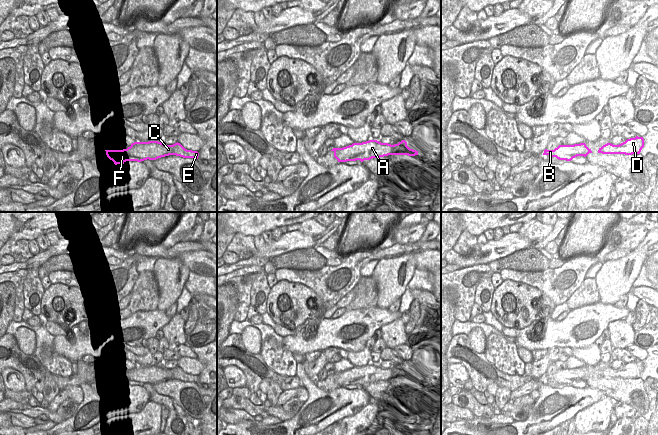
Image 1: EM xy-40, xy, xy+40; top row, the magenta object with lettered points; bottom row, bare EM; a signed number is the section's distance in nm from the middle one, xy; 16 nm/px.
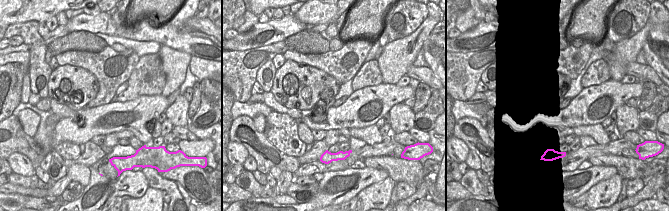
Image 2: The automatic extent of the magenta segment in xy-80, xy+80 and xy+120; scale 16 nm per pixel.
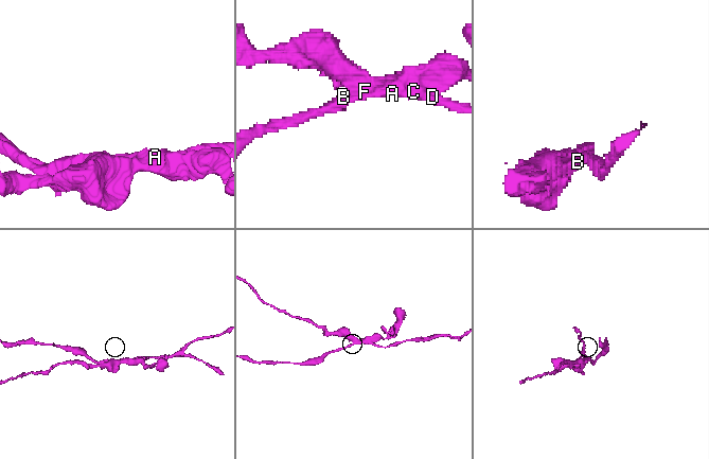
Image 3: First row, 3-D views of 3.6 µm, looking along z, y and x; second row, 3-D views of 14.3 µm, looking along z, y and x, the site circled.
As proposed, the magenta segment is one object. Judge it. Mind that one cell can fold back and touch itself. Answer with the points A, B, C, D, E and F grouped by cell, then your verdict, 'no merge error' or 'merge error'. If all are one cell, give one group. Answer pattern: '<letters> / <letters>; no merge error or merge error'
A C E F / B D; merge error

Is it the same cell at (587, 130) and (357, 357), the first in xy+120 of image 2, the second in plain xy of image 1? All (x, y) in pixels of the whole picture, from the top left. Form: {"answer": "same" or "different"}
{"answer": "same"}

